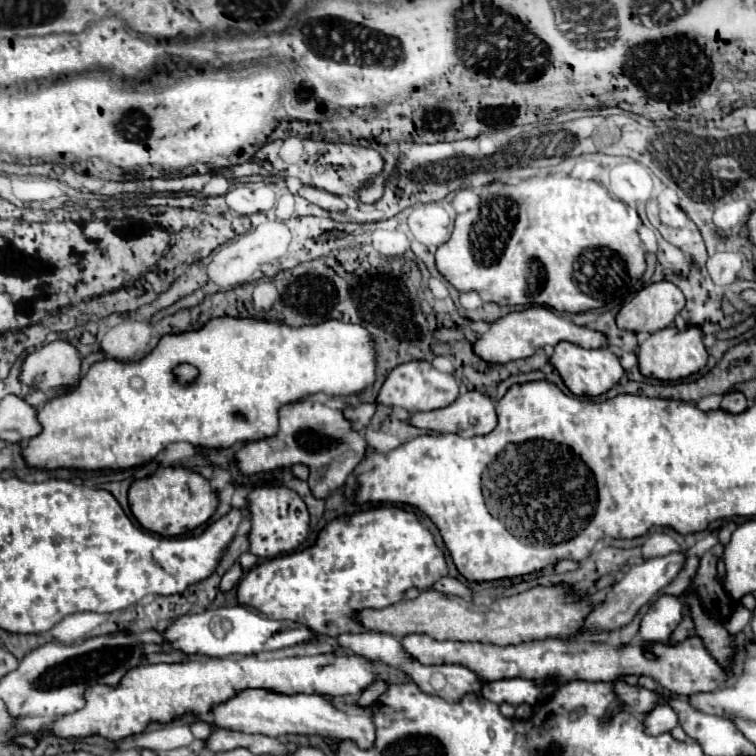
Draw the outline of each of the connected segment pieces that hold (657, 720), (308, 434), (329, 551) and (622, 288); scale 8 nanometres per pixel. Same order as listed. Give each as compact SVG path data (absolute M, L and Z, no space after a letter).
M657 704L653 712L645 716L645 728L649 734L663 734L677 726L677 714L669 704Z
M295 402L287 404L279 412L279 432L277 436L263 438L257 442L241 444L235 450L235 464L243 476L275 472L285 466L305 464L309 466L309 488L317 500L327 500L337 488L341 488L347 476L363 460L367 452L367 442L361 432L357 432L351 420L345 418L343 408L331 408L321 402Z
M379 506L375 510L363 510L363 512L357 512L353 514L351 518L339 518L339 520L333 520L329 526L325 526L321 532L319 532L319 538L317 538L317 544L307 548L307 550L301 550L301 552L293 552L293 554L283 554L283 556L277 556L277 558L271 558L271 560L265 560L261 564L257 564L255 568L251 568L239 582L237 586L237 600L239 604L243 606L251 606L259 612L263 612L265 616L269 618L277 618L277 620L293 620L293 622L301 622L303 626L309 626L311 630L315 630L317 634L327 634L331 638L337 638L339 634L343 632L365 632L363 626L359 626L353 616L363 610L363 608L385 608L385 606L391 606L399 600L403 600L403 590L407 588L417 588L417 590L429 590L431 584L439 578L447 576L447 564L445 564L445 556L443 552L435 546L435 540L433 540L433 534L417 520L415 512L407 512L405 508L401 506Z
M535 176L535 178L527 178L523 182L519 182L517 186L507 186L501 182L489 184L485 188L483 200L477 208L459 214L455 218L455 230L451 234L451 238L441 244L435 252L435 260L437 260L437 270L459 290L459 292L477 292L481 296L483 302L497 302L499 306L547 306L559 312L587 312L587 310L597 310L597 308L615 308L621 306L633 292L635 286L635 278L639 280L645 272L645 250L639 238L637 228L641 226L641 220L637 216L637 212L627 206L621 200L615 200L607 194L607 190L589 180L577 180L571 176Z

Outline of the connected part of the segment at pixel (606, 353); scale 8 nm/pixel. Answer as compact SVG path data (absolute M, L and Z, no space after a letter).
M559 342L555 346L553 356L549 358L553 368L559 372L563 384L575 394L575 396L599 396L613 388L619 378L623 376L623 368L619 364L619 358L609 350L609 348L597 348L597 350L587 350L581 346L575 346L571 342Z

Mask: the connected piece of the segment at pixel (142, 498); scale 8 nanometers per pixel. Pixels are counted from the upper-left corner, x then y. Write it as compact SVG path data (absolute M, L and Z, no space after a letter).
M159 468L157 474L135 480L129 488L129 508L135 520L159 536L181 536L205 524L217 508L217 494L209 482L185 468Z

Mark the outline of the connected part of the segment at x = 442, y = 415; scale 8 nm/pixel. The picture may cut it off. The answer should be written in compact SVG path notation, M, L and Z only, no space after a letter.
M469 390L447 408L417 412L411 418L411 424L435 432L453 432L465 438L485 436L497 426L497 412L495 402L487 394Z

